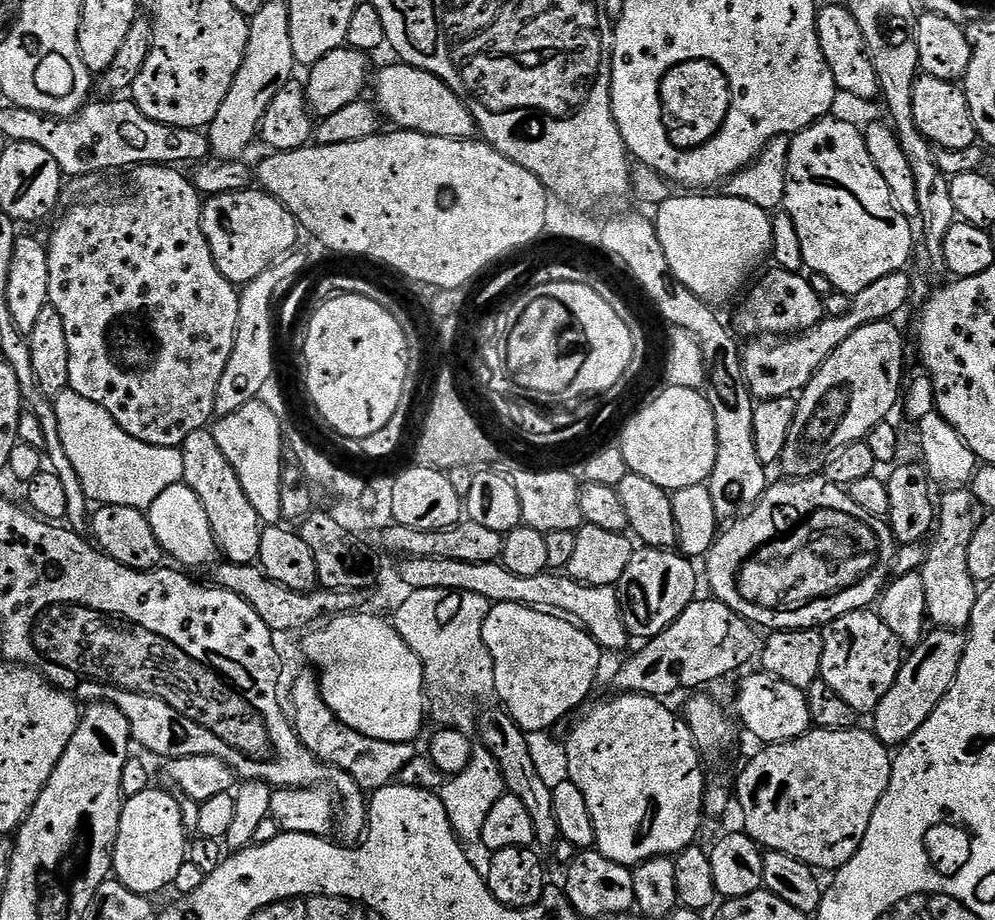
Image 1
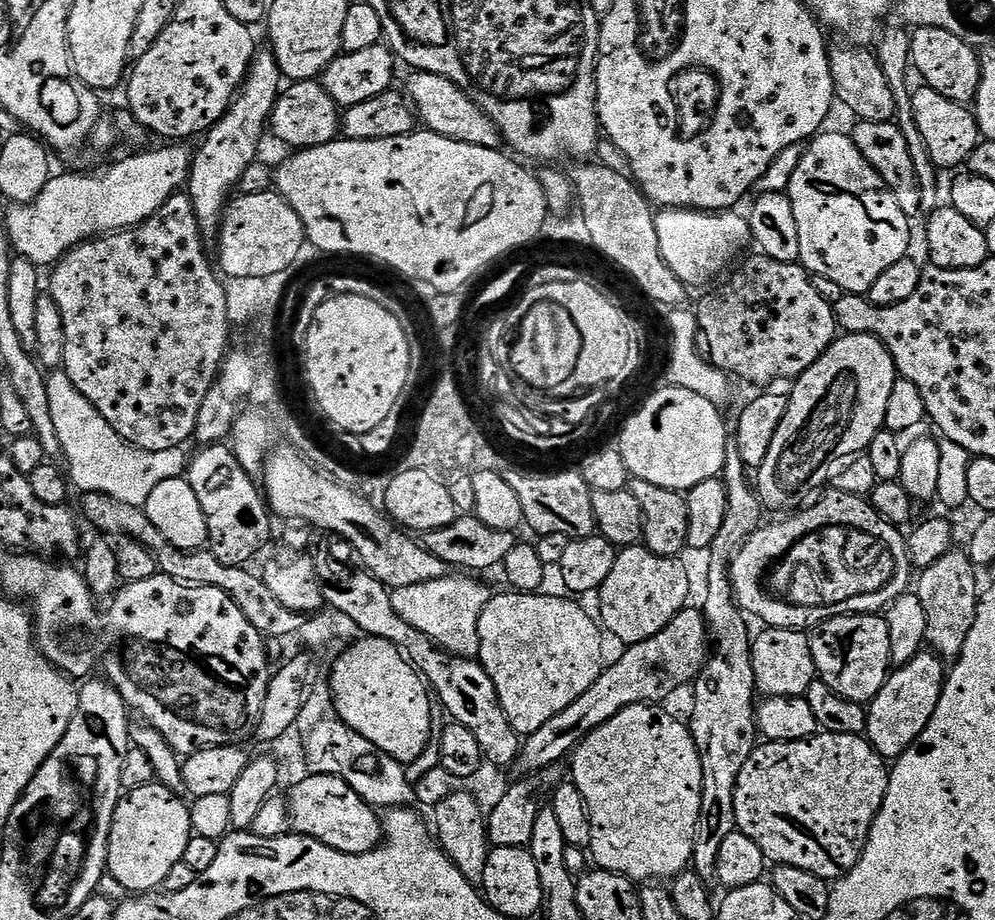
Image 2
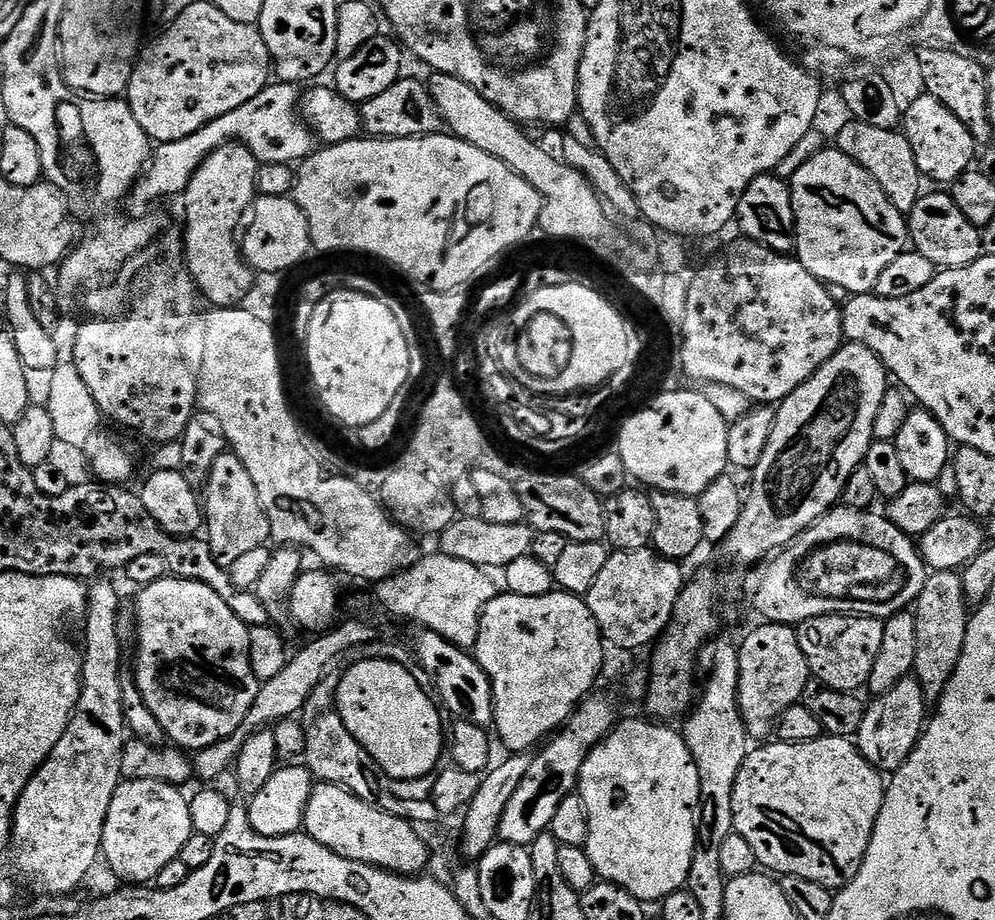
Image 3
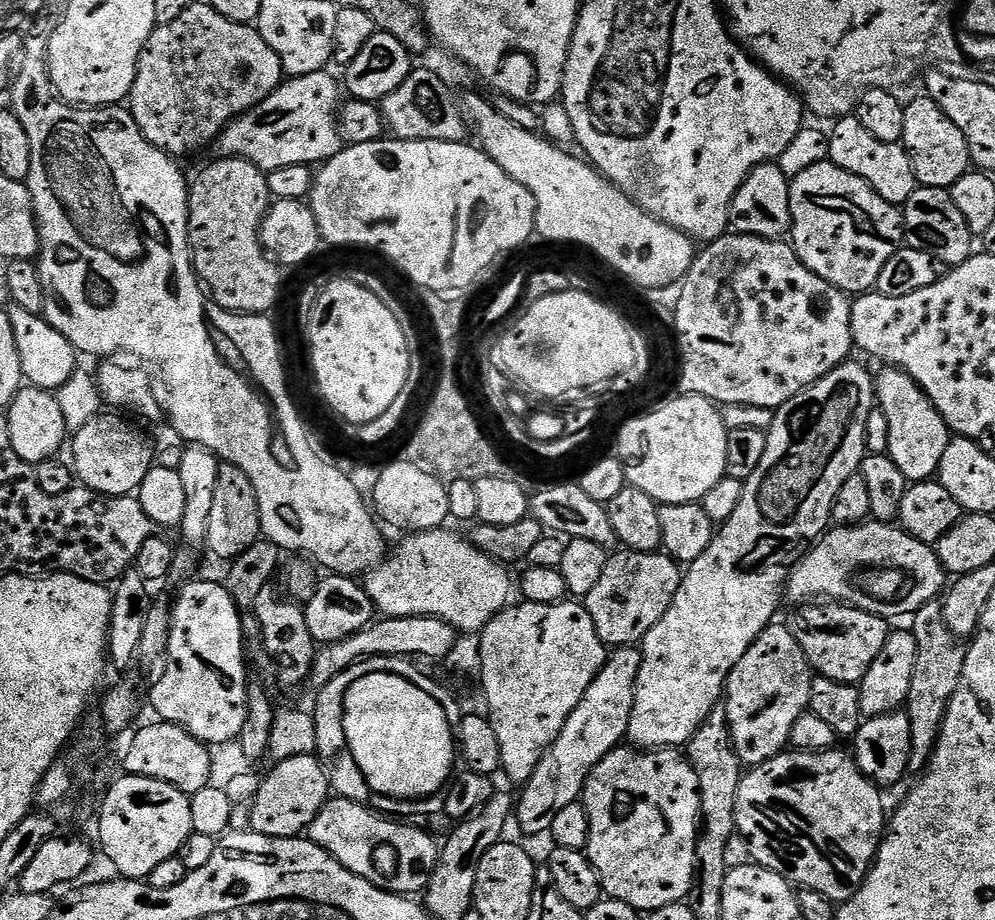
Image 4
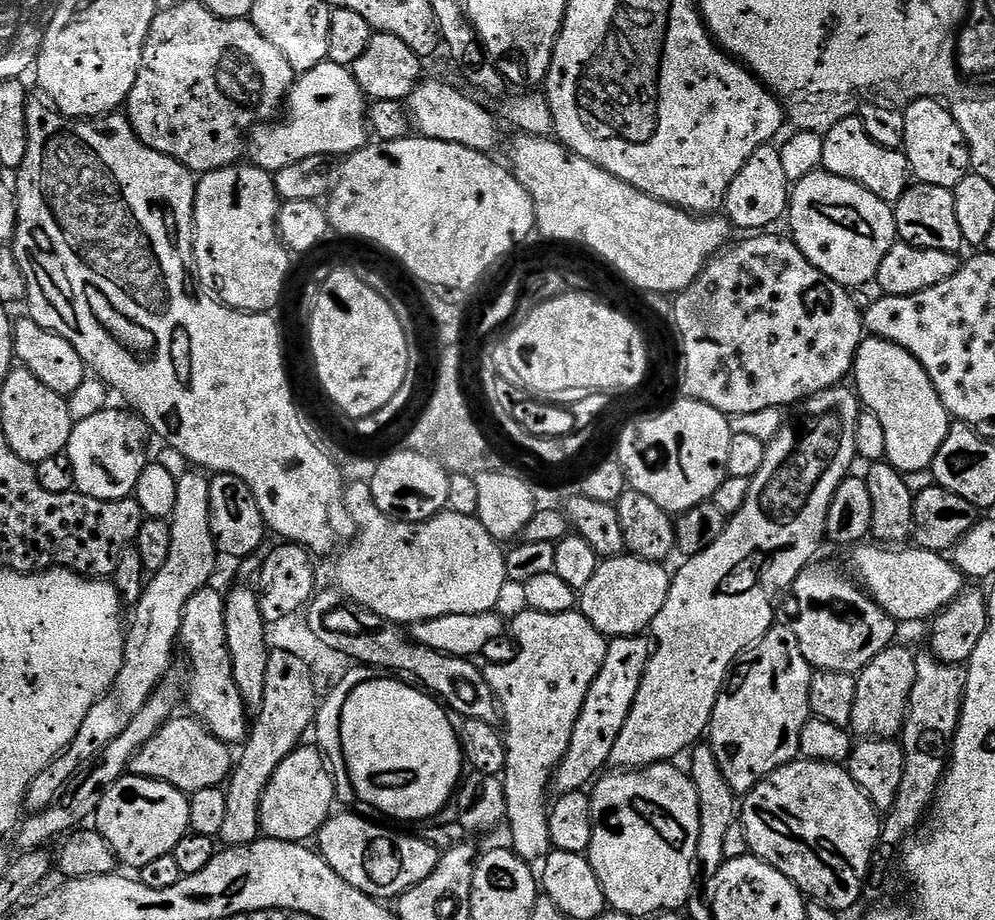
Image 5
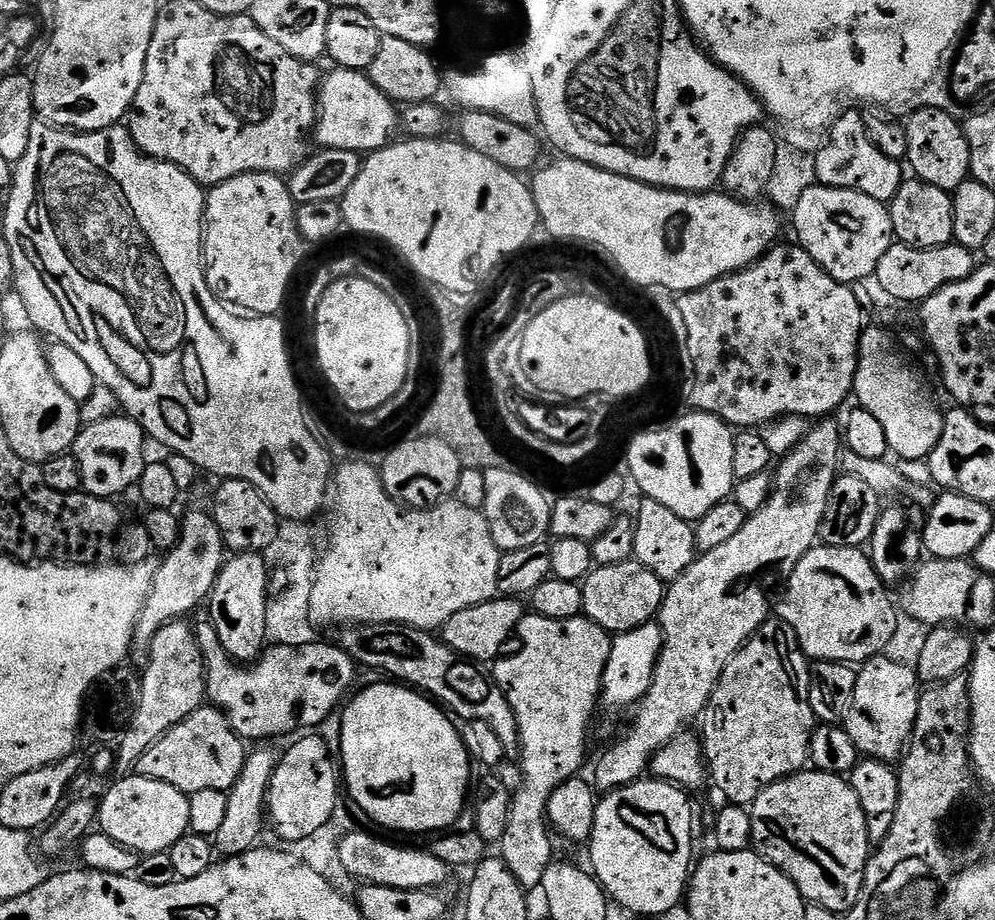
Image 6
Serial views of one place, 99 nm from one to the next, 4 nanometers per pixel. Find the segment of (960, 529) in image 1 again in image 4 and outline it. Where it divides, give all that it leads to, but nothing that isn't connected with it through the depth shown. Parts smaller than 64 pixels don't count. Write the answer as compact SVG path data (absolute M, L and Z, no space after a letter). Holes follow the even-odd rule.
M939 599L926 602L911 617L910 631L914 634L914 642L918 642L918 658L914 662L914 678L910 681L910 694L906 711L910 718L910 746L912 757L909 769L916 774L925 771L932 751L936 748L936 740L940 737L940 727L944 715L948 713L950 698L954 698L954 690L958 690L958 682L962 678L962 666L966 662L967 647L962 640L950 632L943 614L944 605Z

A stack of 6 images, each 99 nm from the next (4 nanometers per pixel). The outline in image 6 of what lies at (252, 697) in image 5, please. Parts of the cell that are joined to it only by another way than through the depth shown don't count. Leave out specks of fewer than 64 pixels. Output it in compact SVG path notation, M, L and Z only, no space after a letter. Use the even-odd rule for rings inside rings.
M237 552L231 558L225 559L224 569L212 587L212 595L206 601L207 615L212 621L214 630L222 642L228 655L237 662L255 662L260 659L262 649L266 644L266 610L270 599L268 592L268 573L270 567L265 557L259 552Z

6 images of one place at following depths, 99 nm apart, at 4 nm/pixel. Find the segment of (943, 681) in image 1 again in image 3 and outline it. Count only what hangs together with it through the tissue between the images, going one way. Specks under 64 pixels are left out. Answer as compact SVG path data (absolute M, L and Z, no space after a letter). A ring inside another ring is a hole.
M914 678L898 682L894 690L875 697L864 710L862 726L854 737L862 758L870 762L882 774L897 772L910 758L924 733L924 726L930 716L930 704L922 694L922 686Z

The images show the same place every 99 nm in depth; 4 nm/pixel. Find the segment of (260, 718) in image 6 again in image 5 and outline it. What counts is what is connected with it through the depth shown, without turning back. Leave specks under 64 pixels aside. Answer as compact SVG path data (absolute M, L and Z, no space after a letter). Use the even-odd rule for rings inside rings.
M212 586L203 588L201 592L194 594L194 598L190 598L190 602L186 602L180 627L179 643L182 645L182 652L184 648L189 662L192 663L192 673L188 676L187 711L223 744L240 746L249 736L250 716L234 682L232 659L226 642L225 597L219 596L214 589Z

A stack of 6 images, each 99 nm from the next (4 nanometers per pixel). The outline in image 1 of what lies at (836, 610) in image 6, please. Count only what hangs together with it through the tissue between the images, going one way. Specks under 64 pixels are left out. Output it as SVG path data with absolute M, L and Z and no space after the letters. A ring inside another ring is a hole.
M861 610L840 616L823 625L822 666L820 679L825 680L858 714L875 713L878 702L886 698L906 655L899 638L882 622L875 611Z

